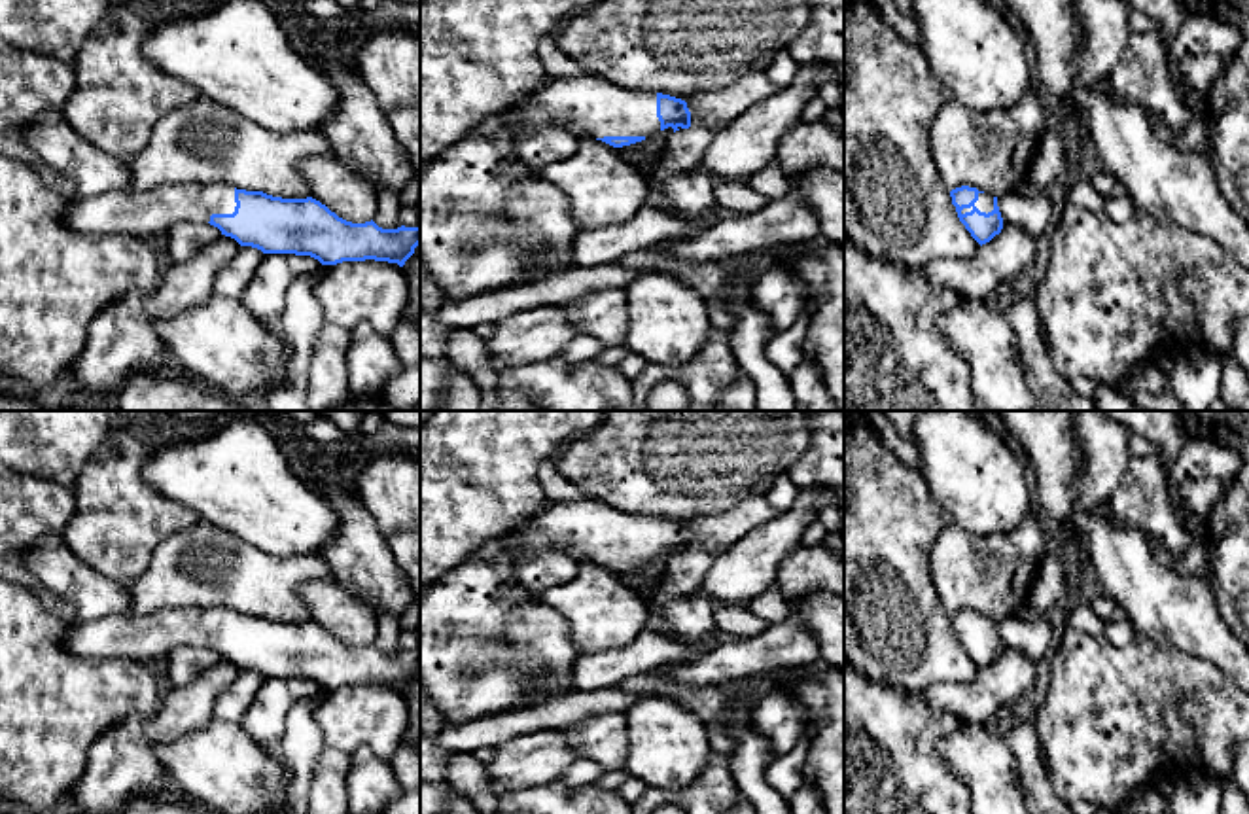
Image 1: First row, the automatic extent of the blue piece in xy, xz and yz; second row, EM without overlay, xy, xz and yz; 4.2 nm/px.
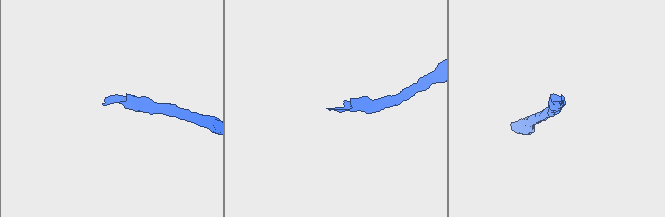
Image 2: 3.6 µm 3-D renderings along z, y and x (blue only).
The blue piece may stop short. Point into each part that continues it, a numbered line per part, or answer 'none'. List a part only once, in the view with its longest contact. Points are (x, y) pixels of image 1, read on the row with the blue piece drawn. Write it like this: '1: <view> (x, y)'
1: yz (985, 203)

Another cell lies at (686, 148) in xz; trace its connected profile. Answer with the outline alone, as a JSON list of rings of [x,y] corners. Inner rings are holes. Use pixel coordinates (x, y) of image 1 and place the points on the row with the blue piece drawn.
[[[681,129],[668,136],[664,155],[660,161],[660,172],[679,172],[700,168],[706,148],[713,138],[710,129]]]

